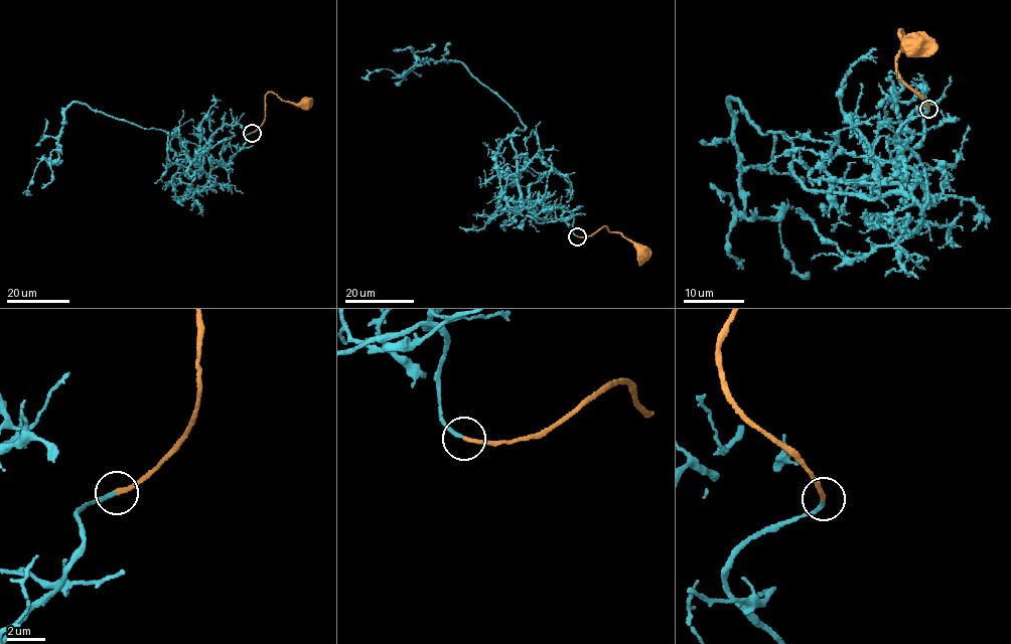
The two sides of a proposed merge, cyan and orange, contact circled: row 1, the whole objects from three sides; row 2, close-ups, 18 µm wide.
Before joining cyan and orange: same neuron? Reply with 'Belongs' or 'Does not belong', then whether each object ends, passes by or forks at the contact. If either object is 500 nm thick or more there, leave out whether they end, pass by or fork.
Belongs. At the ring cyan ends. At the ring orange ends

